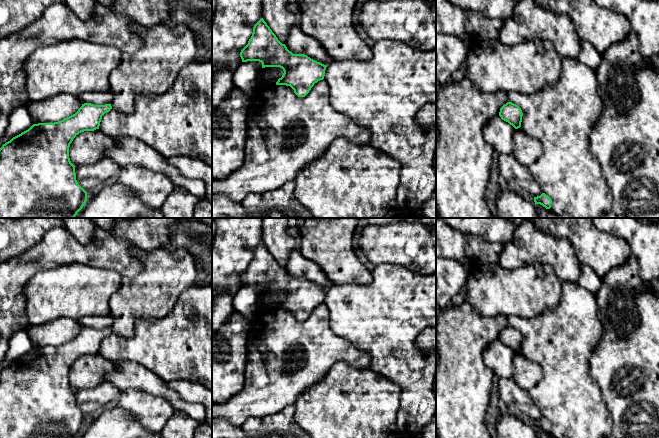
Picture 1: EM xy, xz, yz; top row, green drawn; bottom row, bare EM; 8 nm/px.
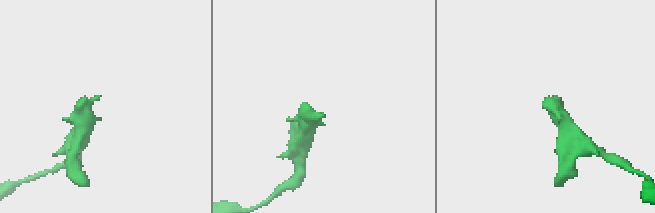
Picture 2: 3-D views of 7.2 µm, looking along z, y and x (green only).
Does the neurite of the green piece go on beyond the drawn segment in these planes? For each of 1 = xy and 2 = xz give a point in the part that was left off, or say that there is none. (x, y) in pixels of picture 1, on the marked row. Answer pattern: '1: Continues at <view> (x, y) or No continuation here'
1: No continuation here
2: No continuation here

